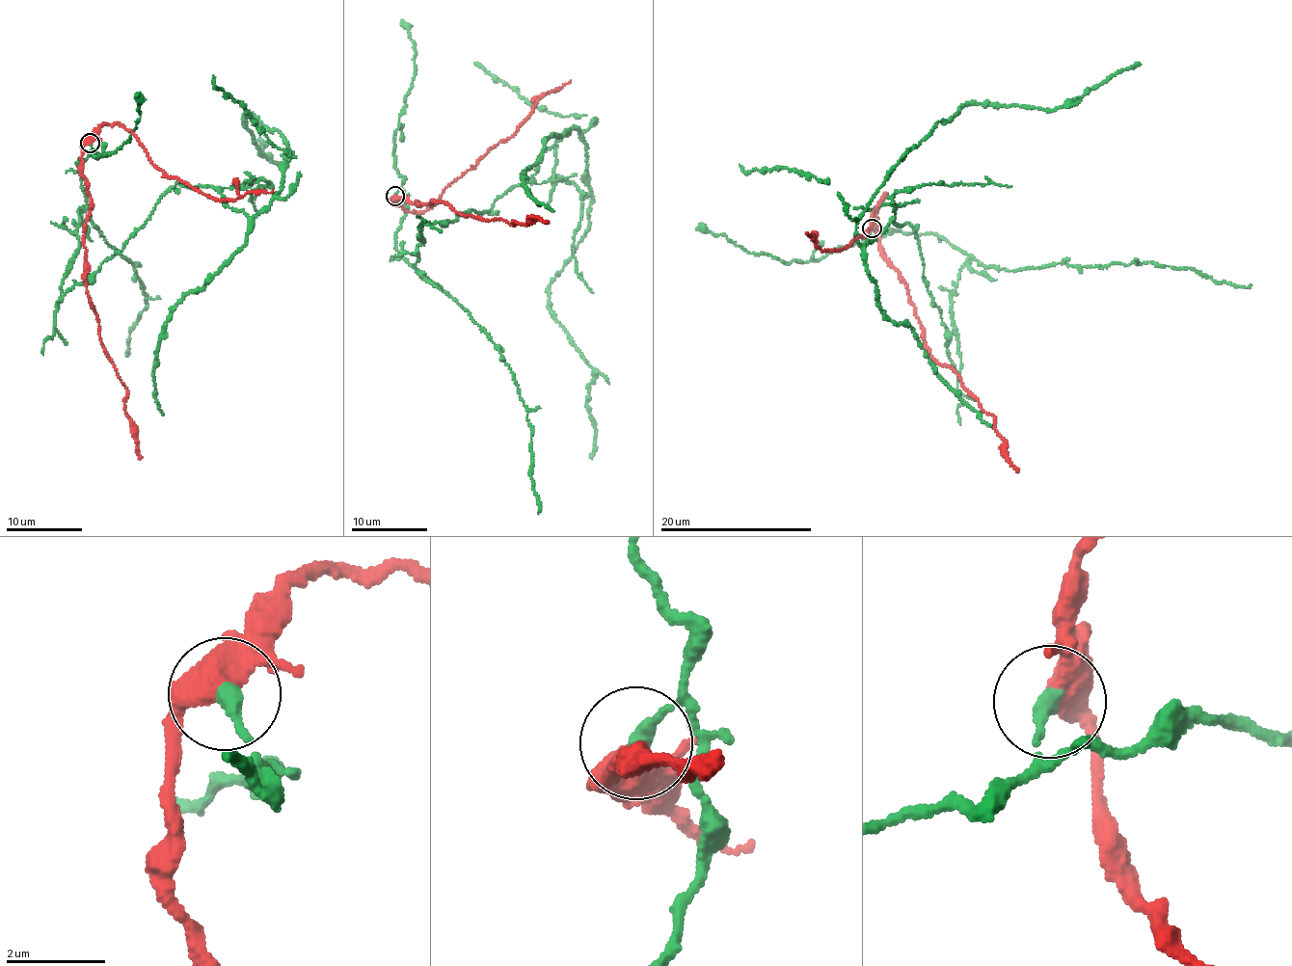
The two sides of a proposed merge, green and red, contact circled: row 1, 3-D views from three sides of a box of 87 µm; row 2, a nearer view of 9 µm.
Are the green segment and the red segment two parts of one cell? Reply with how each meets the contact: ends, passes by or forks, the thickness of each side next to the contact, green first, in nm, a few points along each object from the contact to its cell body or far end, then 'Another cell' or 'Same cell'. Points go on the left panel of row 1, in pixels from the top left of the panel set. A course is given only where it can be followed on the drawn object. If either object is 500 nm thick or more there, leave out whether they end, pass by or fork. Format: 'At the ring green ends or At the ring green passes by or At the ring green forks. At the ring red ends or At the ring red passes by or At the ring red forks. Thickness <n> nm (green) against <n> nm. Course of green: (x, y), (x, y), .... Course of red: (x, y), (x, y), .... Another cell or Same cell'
At the ring green ends. At the ring red passes by. Thickness 320 nm (green) against 480 nm. Course of green: (89, 143), (78, 253), (55, 305), (175, 184), (256, 215), (290, 154), (249, 114), (259, 142). Course of red: (89, 143), (82, 147), (81, 170), (91, 196), (84, 280), (104, 351), (126, 390), (123, 409), (140, 459). Another cell

